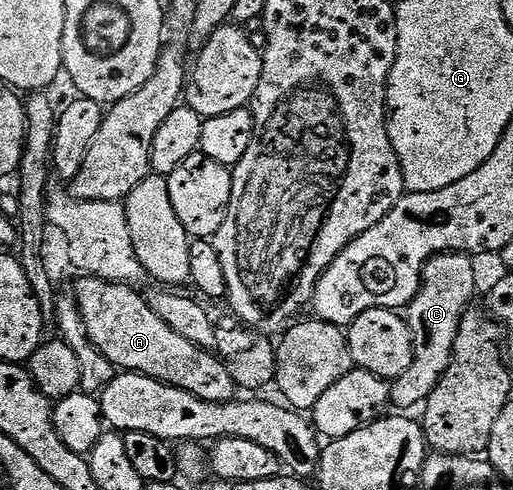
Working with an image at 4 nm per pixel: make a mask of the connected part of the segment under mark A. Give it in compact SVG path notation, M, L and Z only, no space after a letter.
M82 275L80 279L75 299L83 314L89 341L121 372L150 376L216 404L226 404L238 395L239 387L229 373L228 363L213 356L217 354L210 349L195 346L195 342L187 342L187 338L175 334L175 330L151 310L148 299L136 292L136 287L100 280L98 276Z

